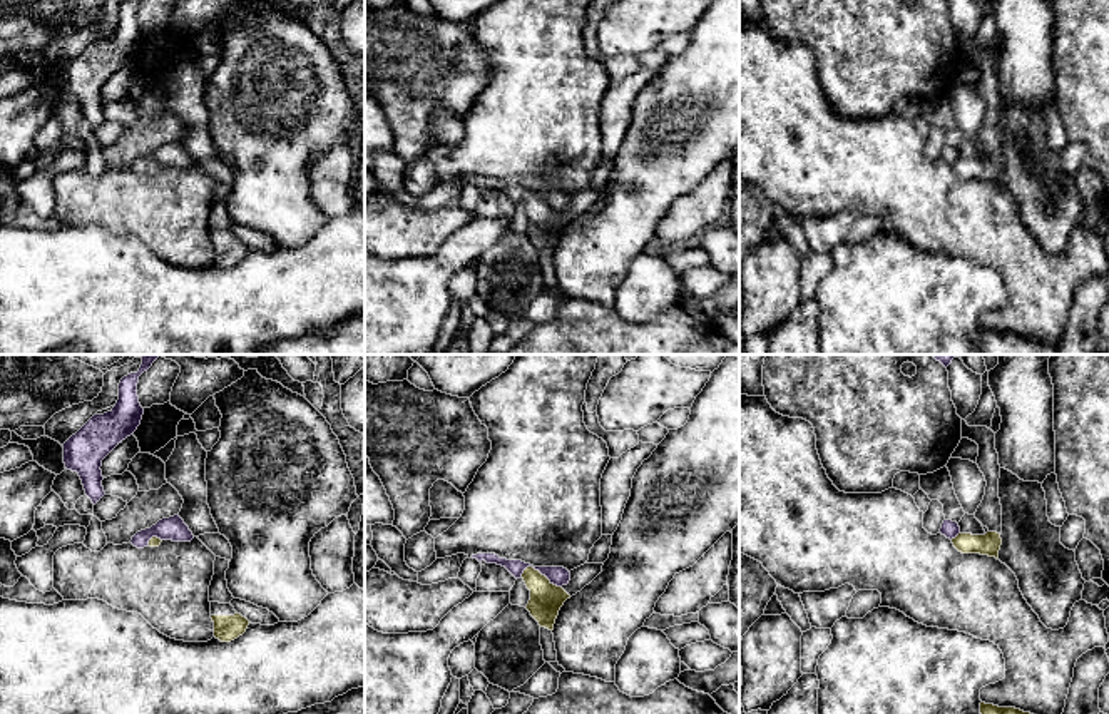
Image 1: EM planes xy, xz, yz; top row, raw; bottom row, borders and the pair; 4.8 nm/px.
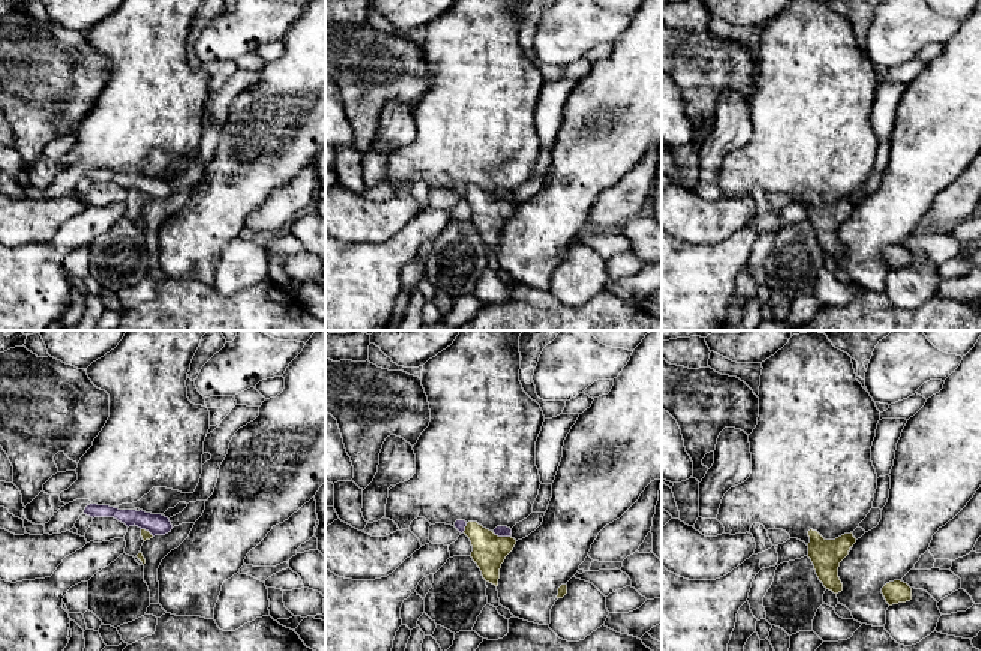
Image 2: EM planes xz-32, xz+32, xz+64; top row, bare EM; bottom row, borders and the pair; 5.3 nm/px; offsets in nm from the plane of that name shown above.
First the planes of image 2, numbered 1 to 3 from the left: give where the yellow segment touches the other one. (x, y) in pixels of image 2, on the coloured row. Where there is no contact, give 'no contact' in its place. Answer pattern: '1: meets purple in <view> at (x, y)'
1: meets purple in xz-32 at (147, 530)
2: meets purple in xz+32 at (501, 536)
3: no contact

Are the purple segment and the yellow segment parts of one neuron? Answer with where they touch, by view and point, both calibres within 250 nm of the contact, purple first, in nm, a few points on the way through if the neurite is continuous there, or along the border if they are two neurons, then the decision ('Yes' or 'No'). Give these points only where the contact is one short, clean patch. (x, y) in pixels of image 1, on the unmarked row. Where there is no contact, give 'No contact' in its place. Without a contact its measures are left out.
Touches purple at xz (541, 198). Thickness 90 nm (purple) against 160 nm. Boundary: xz (521, 199), (527, 193), (534, 193), (561, 213). No

